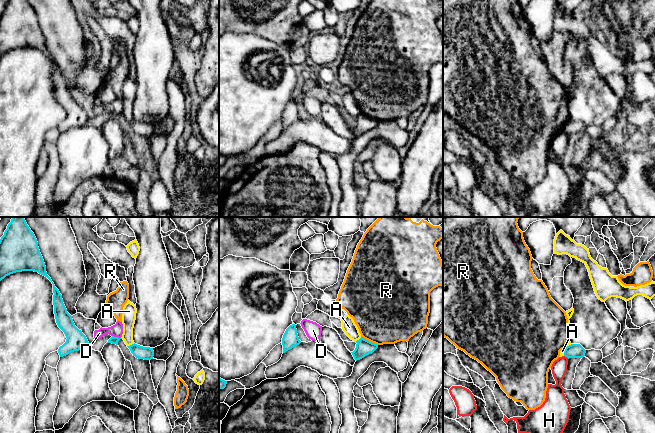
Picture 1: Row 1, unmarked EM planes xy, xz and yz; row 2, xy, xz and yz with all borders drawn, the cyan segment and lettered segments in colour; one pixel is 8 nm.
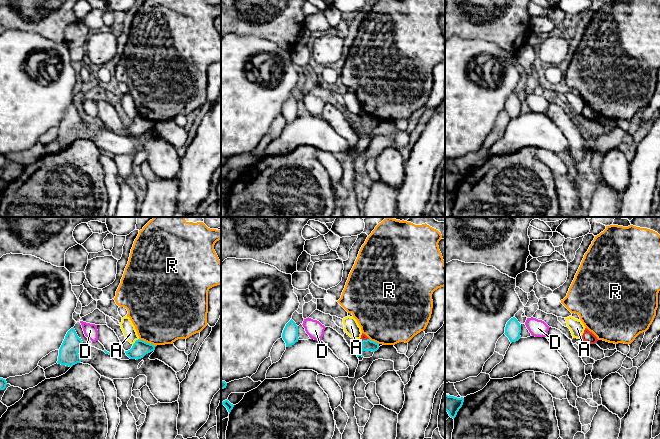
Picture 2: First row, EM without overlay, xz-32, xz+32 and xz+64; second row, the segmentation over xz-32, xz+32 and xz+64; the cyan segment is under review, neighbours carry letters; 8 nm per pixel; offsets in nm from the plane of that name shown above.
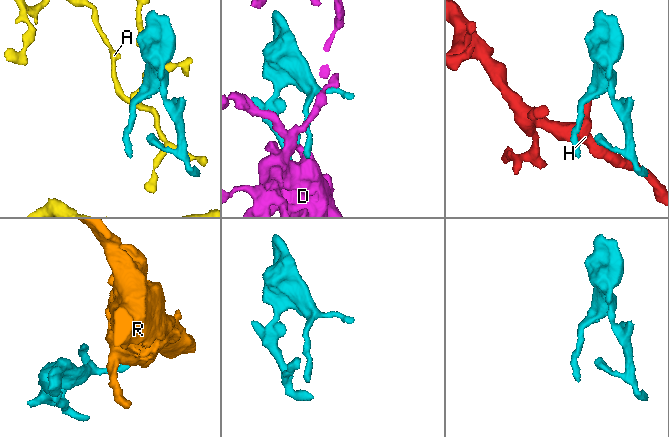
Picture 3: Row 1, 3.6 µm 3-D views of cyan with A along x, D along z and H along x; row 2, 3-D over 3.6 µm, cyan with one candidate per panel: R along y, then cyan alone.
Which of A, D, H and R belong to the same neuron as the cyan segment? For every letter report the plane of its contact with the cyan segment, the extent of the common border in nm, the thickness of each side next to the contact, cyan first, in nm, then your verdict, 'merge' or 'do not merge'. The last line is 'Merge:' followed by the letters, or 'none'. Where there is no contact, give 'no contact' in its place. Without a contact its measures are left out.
A: meets cyan in xy; contact 70 nm long; 110 nm thick on the cyan side, 110 nm on the other; do not merge
D: meets cyan in xy; contact 80 nm long; 60 nm thick on the cyan side, 100 nm on the other; do not merge
H: meets cyan in yz; contact 50 nm long; 110 nm thick on the cyan side, 130 nm on the other; do not merge
R: meets cyan in xz; contact 150 nm long; 130 nm thick on the cyan side, 480 nm on the other; do not merge
Merge: none

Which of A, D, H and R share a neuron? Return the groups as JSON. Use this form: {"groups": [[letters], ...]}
{"groups": [["A"], ["D"], ["H"], ["R"]]}

